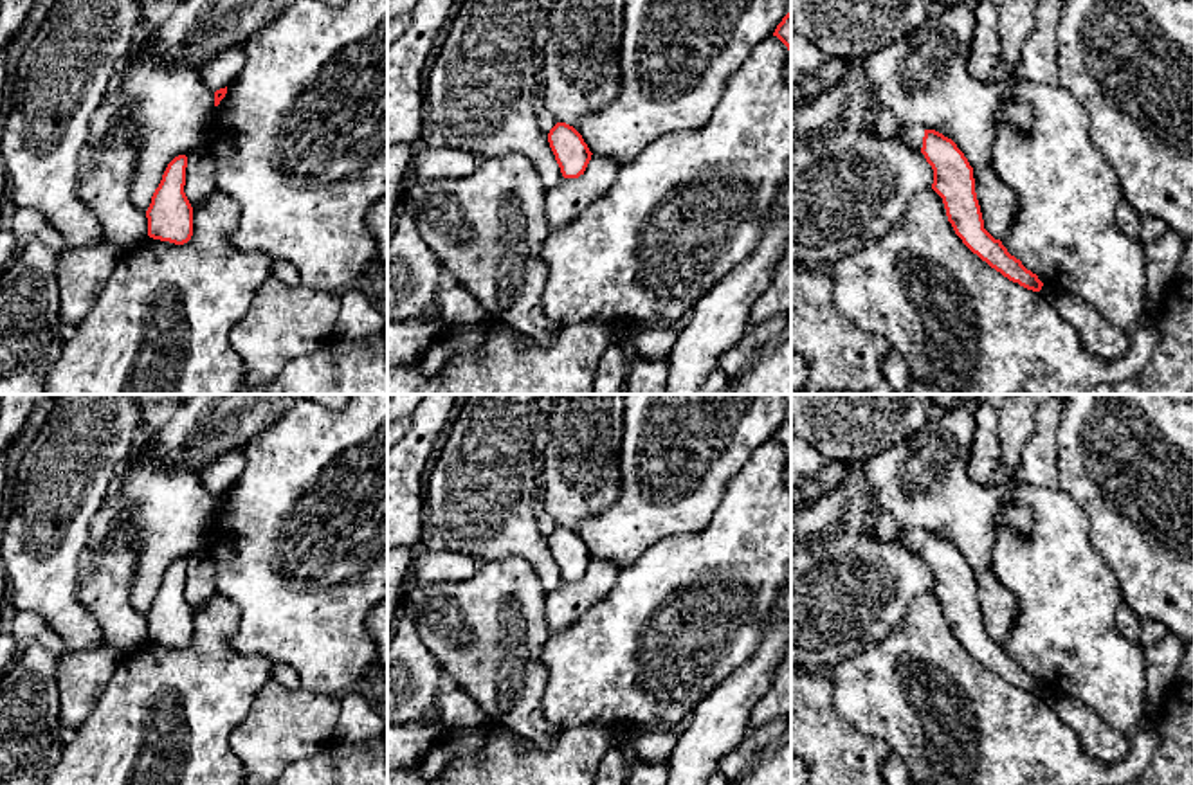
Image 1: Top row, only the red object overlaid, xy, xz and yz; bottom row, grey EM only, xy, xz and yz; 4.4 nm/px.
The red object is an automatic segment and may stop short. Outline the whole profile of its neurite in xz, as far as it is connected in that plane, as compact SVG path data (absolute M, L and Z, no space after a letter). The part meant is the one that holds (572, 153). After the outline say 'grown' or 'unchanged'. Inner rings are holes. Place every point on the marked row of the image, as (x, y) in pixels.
M557 122L548 133L548 142L564 178L584 175L593 153L573 126Z; unchanged

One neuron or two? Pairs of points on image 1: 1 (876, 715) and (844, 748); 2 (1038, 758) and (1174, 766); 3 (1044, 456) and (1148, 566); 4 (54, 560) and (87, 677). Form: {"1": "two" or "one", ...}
{"1": "two", "2": "two", "3": "two", "4": "two"}

